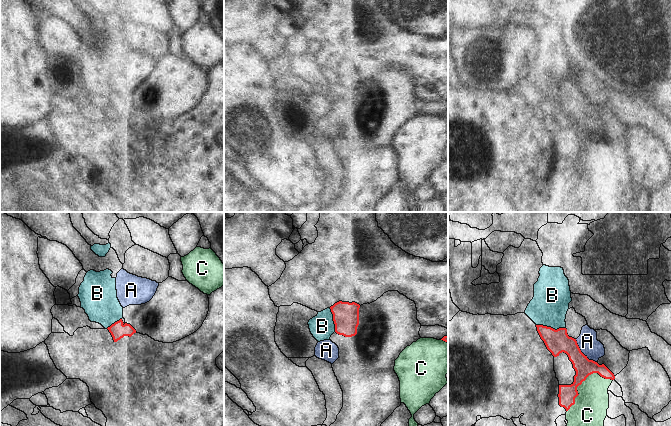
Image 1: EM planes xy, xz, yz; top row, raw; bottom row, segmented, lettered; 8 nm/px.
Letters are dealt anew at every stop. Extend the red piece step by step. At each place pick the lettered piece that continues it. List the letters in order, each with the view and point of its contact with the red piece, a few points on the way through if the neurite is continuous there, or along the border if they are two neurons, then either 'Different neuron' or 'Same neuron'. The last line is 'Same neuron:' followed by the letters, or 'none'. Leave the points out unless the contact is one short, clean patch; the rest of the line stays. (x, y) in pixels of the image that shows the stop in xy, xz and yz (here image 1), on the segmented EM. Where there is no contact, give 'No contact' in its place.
A: Touches red at yz (582, 353). Boundary: yz (575, 339), (579, 349), (589, 359), (596, 362). Different neuron
B: Touches red at yz (550, 327). Boundary: yz (536, 324), (550, 326), (555, 329), (565, 328). Different neuron
C: Touches red at yz (582, 381). Different neuron
Same neuron: none.

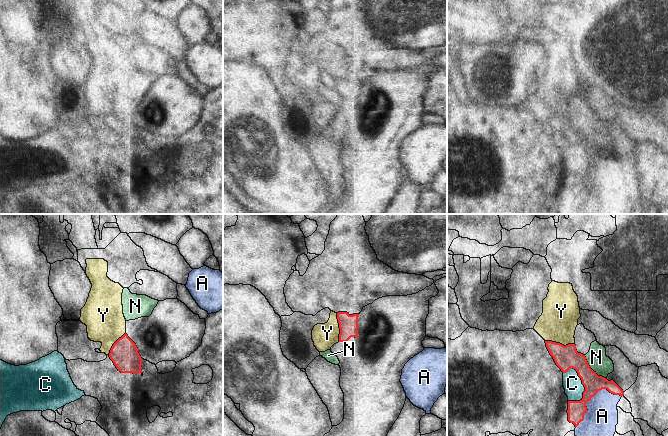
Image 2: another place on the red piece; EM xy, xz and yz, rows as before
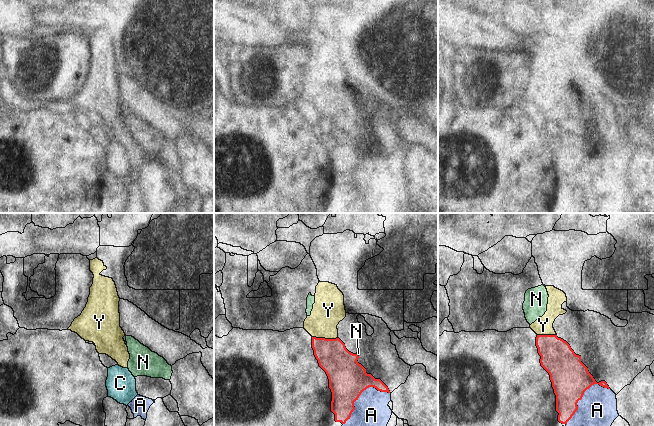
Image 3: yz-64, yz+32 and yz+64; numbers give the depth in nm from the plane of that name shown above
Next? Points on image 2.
A: Touches red at yz (591, 397). Different neuron
C: Touches red at yz (582, 383). Path across: yz (566, 357), (574, 365), (582, 383), (572, 383). Same neuron
N: Touches red at yz (591, 369). Boundary: yz (584, 355), (588, 365), (598, 375), (605, 378). Different neuron
Y: Touches red at yz (559, 343). Boundary: yz (545, 340), (559, 342), (564, 345), (574, 344). Different neuron
Same neuron: C.

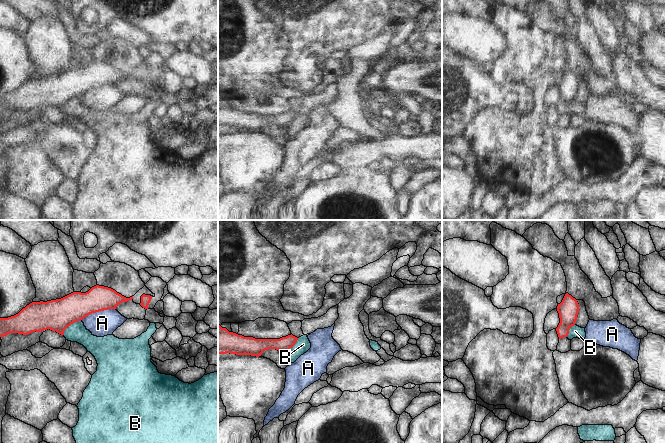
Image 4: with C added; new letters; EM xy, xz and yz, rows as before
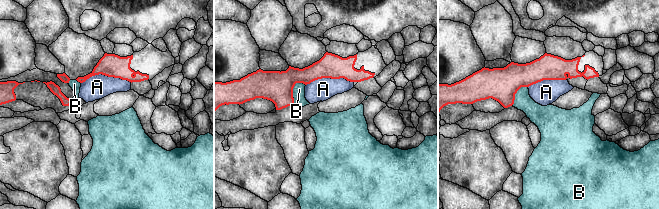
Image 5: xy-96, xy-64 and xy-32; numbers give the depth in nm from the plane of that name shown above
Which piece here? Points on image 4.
A: Touches red at xy (97, 311). Different neuron
B: Touches red at xy (70, 324). Boundary: xy (80, 320), (71, 323), (63, 334). Different neuron
Same neuron: none.

